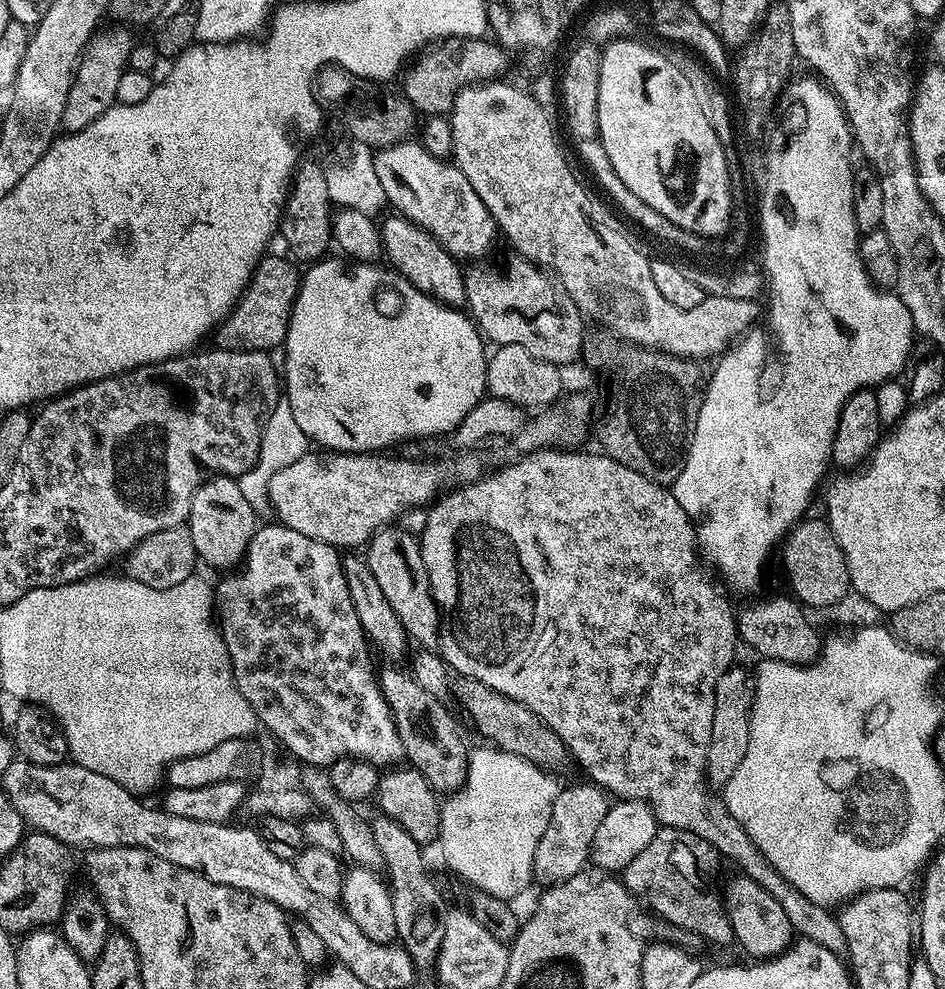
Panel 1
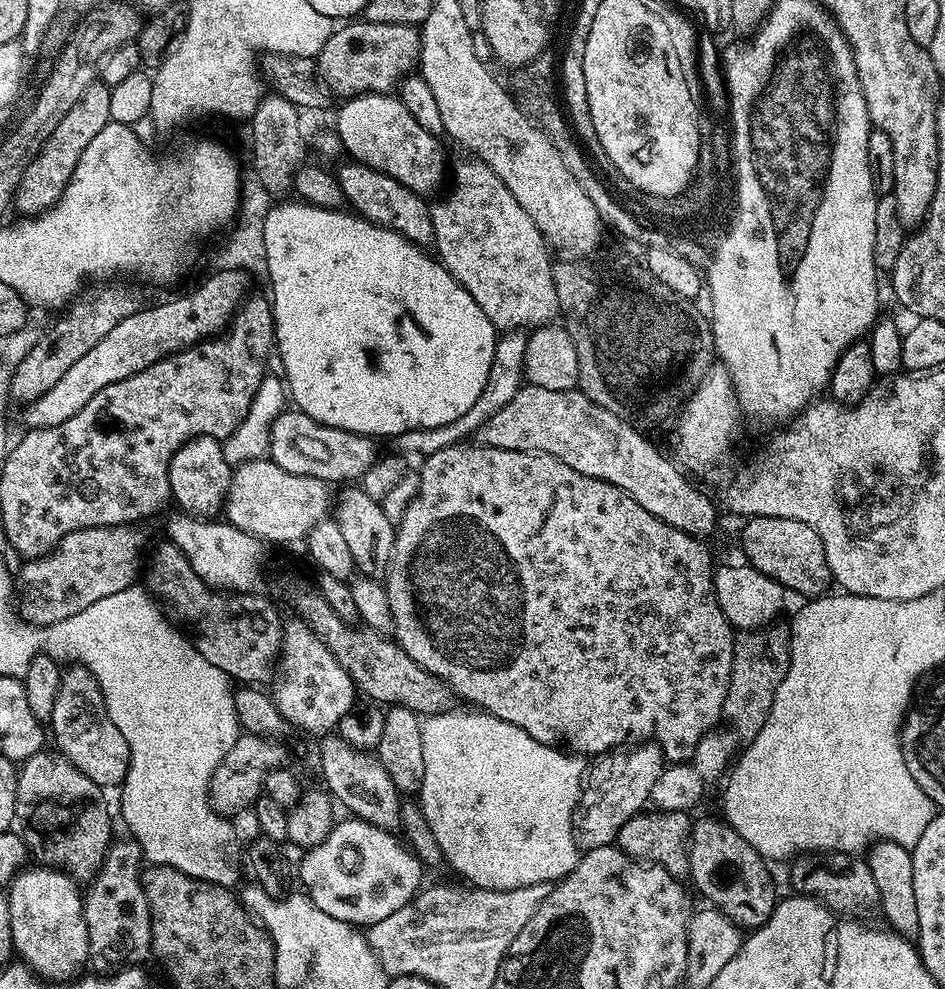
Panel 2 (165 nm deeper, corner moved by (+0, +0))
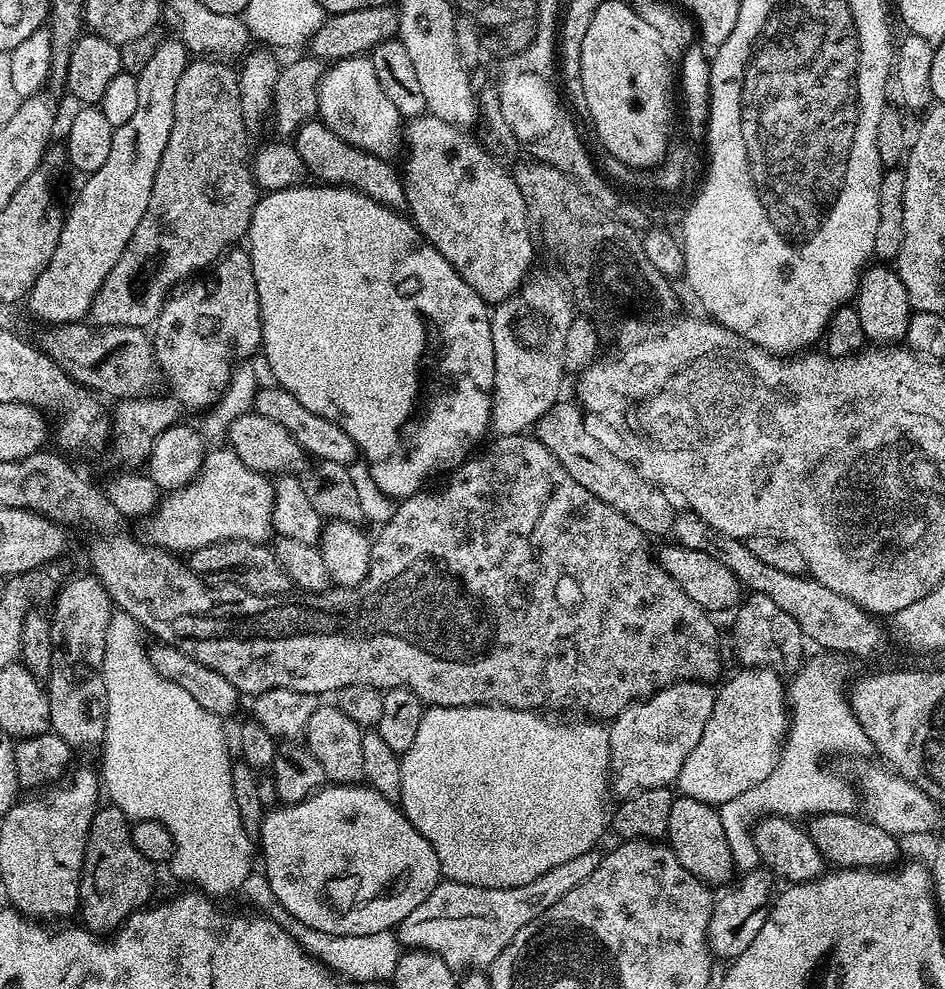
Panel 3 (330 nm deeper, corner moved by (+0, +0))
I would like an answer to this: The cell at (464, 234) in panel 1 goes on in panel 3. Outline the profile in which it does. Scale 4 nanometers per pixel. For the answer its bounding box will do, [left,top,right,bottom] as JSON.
[318,54,406,161]

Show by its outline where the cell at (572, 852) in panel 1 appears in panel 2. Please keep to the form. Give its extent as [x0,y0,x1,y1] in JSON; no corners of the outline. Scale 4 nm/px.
[574,746,666,850]

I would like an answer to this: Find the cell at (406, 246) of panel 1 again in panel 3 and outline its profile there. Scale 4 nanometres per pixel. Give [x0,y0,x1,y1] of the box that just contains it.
[294,118,405,210]

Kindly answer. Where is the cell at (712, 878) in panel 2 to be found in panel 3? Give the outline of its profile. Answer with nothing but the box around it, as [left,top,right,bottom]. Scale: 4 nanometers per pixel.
[666,795,734,884]

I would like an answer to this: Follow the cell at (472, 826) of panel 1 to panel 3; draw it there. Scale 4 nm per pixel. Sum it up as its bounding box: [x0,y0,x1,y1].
[398,704,610,888]

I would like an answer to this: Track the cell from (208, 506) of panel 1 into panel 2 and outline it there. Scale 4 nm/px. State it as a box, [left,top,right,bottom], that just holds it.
[170,436,233,518]

